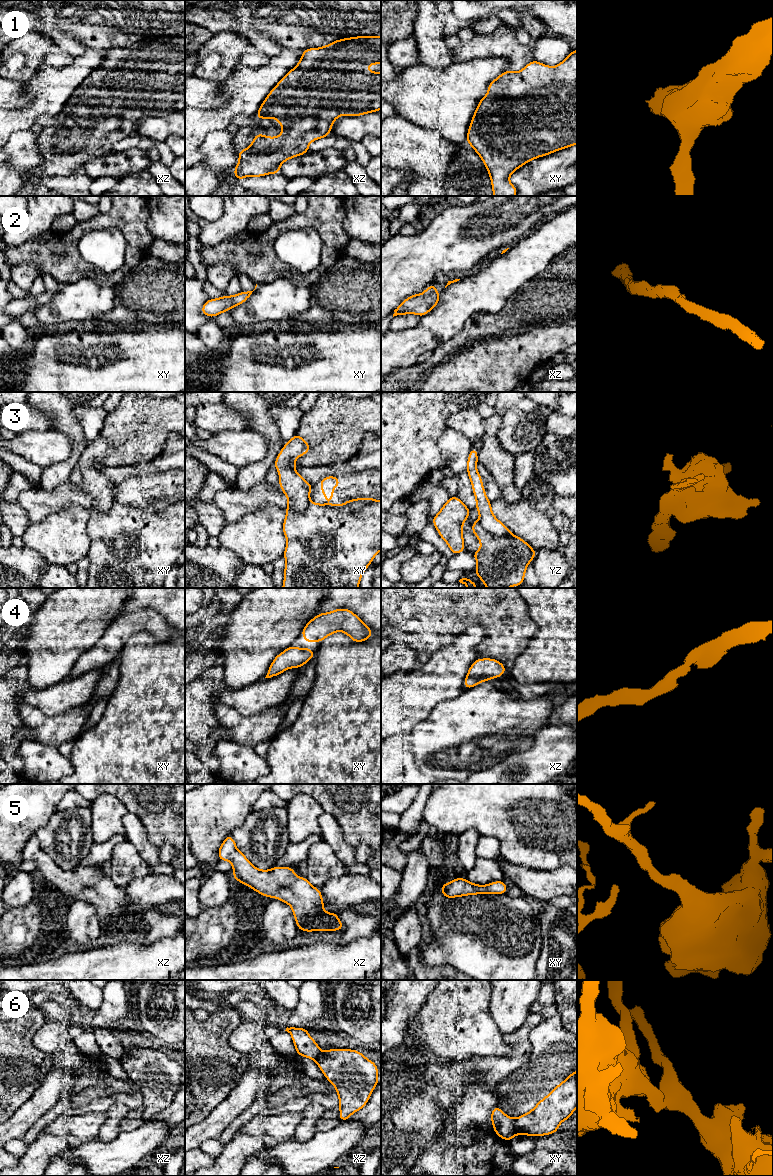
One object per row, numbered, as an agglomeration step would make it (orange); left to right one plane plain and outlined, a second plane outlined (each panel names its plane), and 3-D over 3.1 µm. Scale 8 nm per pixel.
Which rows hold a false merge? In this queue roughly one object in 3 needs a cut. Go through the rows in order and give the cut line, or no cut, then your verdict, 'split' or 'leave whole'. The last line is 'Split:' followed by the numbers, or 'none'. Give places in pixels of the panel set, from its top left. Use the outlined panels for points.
1: no cut | leave whole
2: no cut | leave whole
3: xy (293, 469), (292, 488), (303, 491) | split
4: no cut | leave whole
5: no cut | leave whole
6: xy (514, 1119), (514, 1125), (519, 1133) | split
Split: 3, 6

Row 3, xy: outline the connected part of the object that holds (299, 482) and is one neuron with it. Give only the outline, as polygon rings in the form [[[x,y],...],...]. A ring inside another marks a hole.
[[[293,470],[292,475],[294,476],[294,482],[293,482],[293,486],[291,489],[304,491],[305,479],[295,470]]]

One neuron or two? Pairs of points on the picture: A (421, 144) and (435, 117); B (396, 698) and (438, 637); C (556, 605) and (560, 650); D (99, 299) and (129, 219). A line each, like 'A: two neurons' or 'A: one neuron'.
A: two neurons
B: two neurons
C: one neuron
D: two neurons

